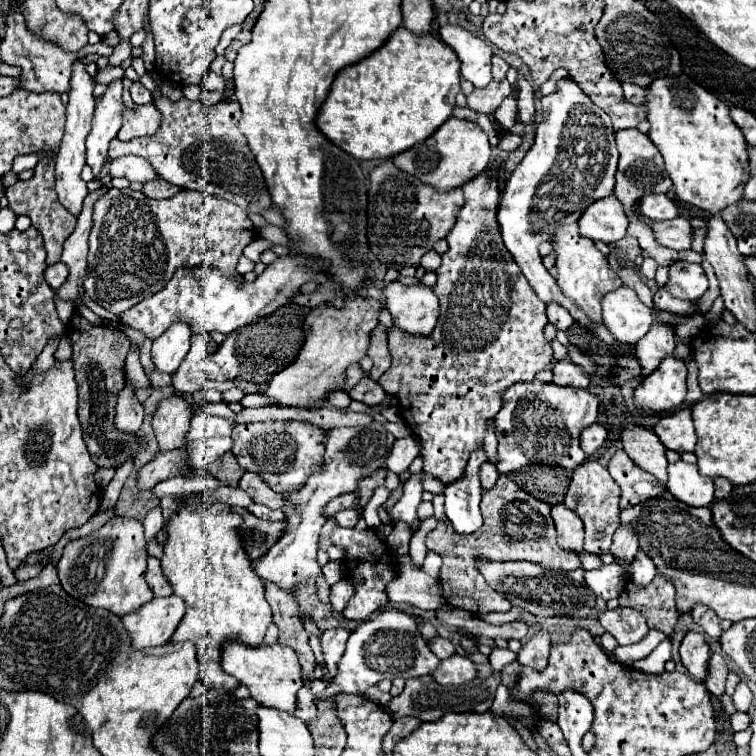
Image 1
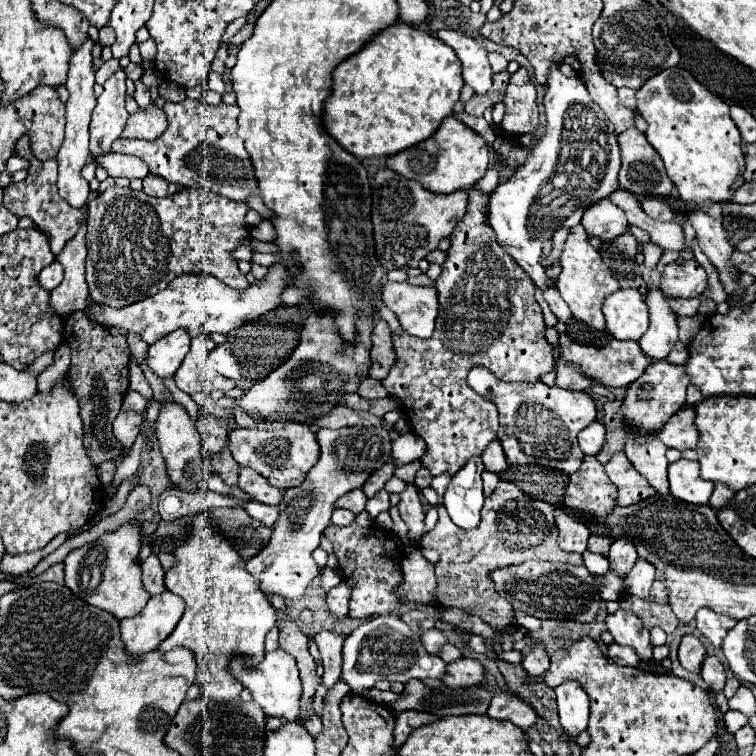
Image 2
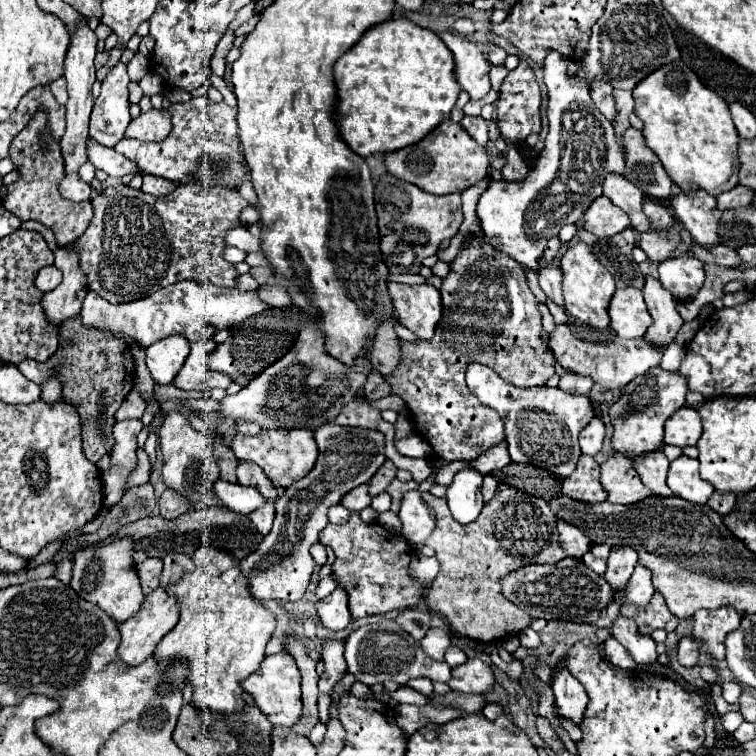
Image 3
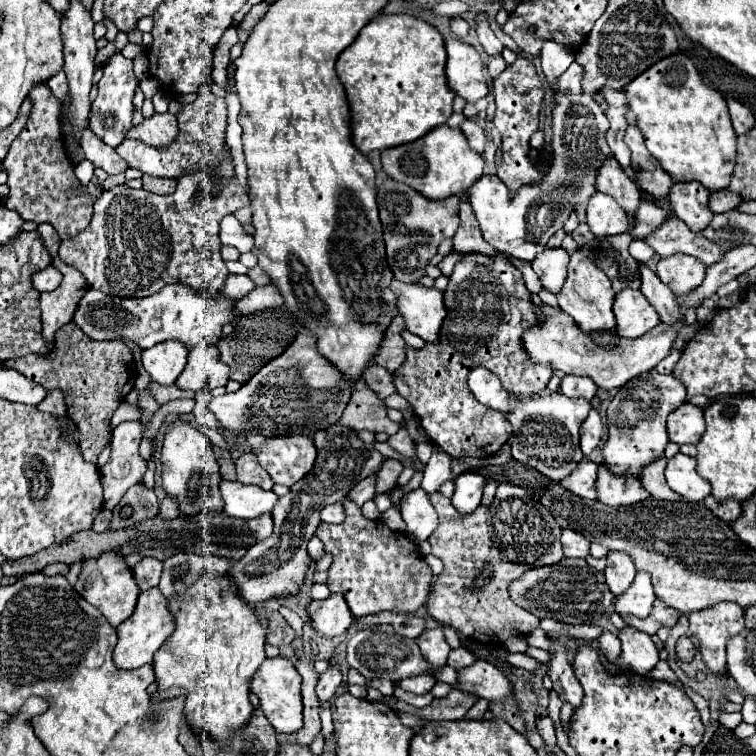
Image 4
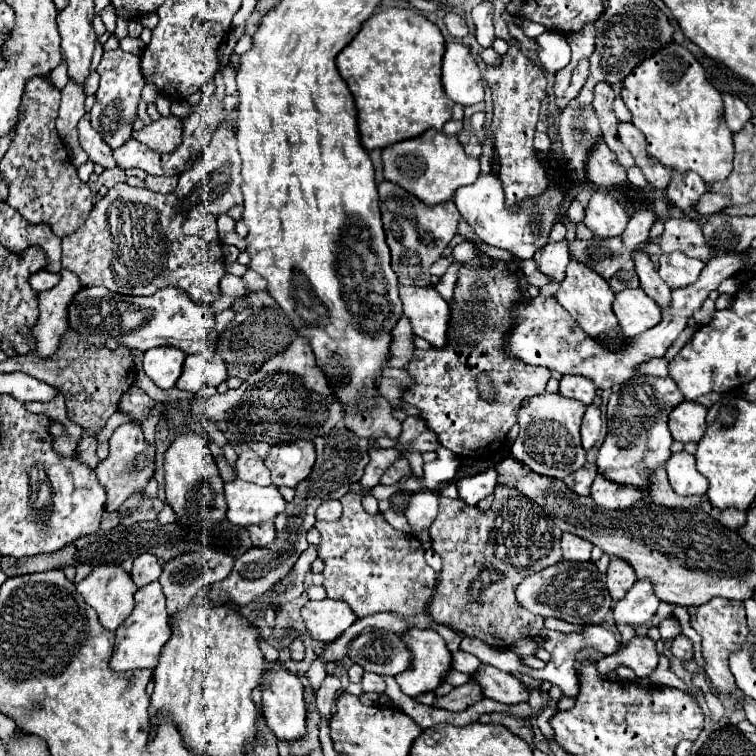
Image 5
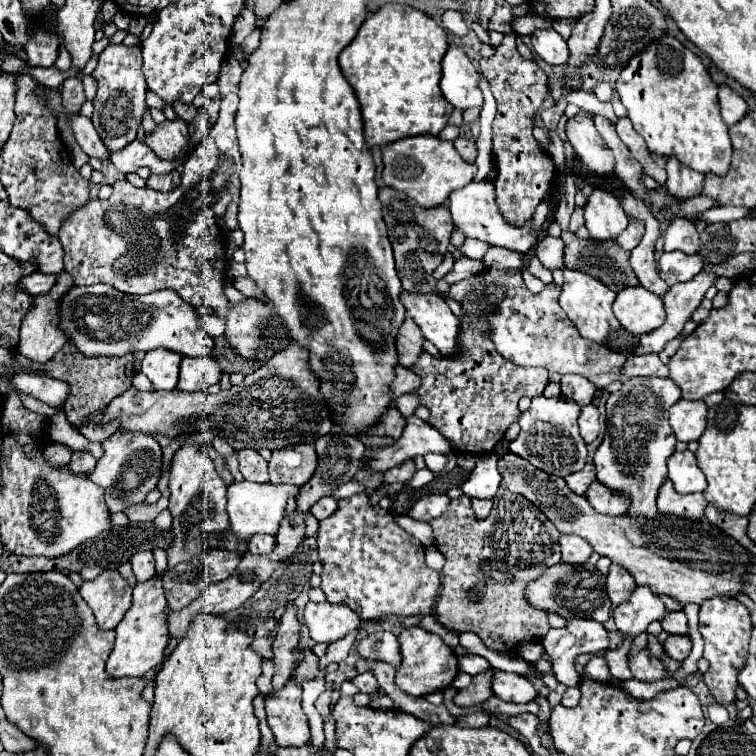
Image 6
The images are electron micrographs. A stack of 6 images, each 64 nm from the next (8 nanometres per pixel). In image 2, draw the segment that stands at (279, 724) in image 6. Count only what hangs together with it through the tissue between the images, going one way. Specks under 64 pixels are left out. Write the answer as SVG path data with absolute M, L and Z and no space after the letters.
M278 648L274 652L266 652L264 660L252 670L244 670L242 658L234 658L234 662L230 662L230 672L234 674L234 678L238 678L238 682L242 682L244 688L250 690L254 702L262 706L266 716L282 718L286 722L294 722L298 718L302 686L300 686L300 676L298 676L298 666L294 662L294 656Z

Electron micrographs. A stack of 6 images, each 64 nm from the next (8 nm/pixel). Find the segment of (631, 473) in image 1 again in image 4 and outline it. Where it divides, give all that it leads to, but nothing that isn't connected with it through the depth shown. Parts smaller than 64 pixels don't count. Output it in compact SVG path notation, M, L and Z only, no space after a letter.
M600 466L598 470L596 490L598 490L598 500L606 506L628 506L648 498L648 492L644 490L644 486L638 482L636 476L630 474L616 476L604 466Z

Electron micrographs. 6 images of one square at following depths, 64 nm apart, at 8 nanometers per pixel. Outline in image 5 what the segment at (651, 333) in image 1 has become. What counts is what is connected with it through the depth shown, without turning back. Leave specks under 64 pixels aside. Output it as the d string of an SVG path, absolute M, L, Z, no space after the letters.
M636 250L634 252L634 266L636 266L636 274L640 278L640 288L658 302L658 306L668 306L670 302L670 288L666 286L666 282L662 282L662 278L658 276L652 260L650 260L650 254L644 252L644 250Z

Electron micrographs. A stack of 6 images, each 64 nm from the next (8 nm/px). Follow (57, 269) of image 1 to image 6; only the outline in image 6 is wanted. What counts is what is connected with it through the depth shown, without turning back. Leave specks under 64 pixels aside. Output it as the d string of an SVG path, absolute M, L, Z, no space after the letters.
M34 272L30 276L24 276L18 284L18 290L22 292L28 292L32 298L40 296L40 294L46 294L50 292L50 288L54 286L56 282L56 276L52 274L42 274L42 272Z

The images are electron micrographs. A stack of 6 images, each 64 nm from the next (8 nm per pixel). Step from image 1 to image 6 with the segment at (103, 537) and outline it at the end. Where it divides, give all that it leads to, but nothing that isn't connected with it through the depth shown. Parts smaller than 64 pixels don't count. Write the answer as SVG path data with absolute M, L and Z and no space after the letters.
M106 570L96 580L84 582L80 596L92 608L100 630L114 630L132 604L132 588L116 570Z

